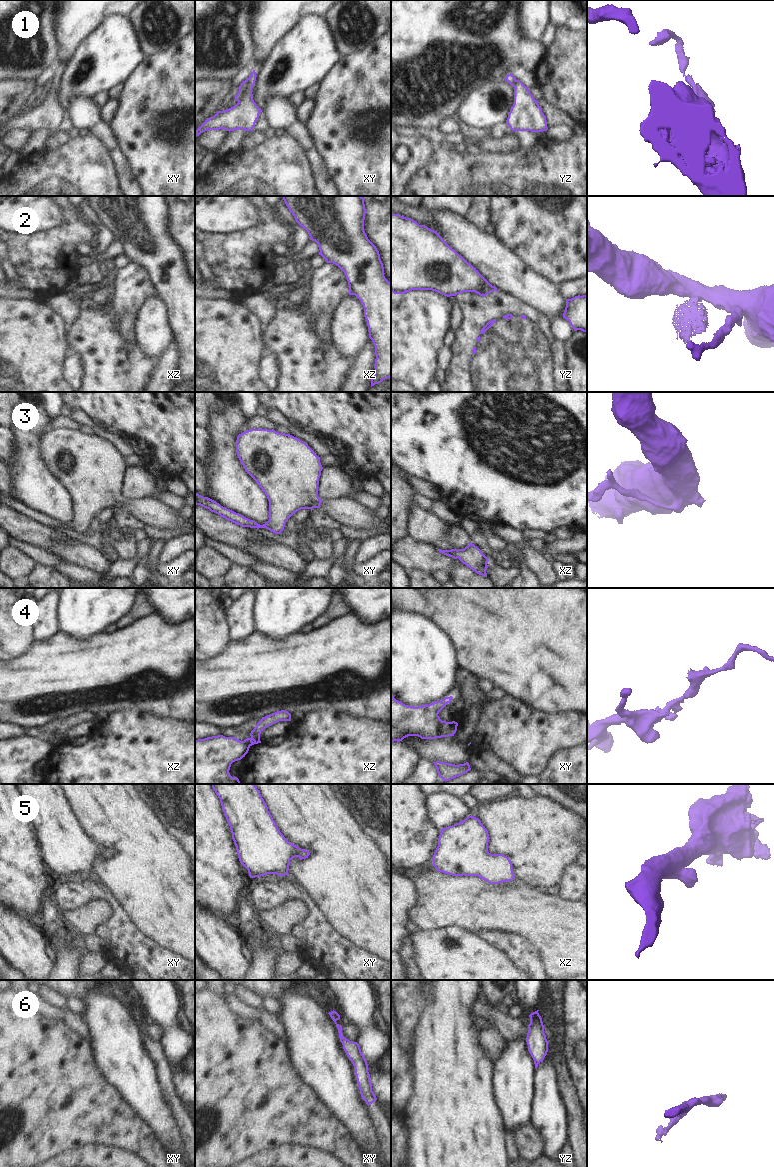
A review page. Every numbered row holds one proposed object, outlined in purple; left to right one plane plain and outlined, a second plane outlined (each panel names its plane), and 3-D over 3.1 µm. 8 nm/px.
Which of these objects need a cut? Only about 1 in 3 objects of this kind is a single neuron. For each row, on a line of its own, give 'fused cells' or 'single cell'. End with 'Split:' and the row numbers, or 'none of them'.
1: fused cells
2: fused cells
3: single cell
4: fused cells
5: single cell
6: single cell
Split: 1, 2, 4

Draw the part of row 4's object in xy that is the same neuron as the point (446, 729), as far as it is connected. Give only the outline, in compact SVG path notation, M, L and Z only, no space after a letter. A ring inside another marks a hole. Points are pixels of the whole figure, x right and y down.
M442 721L439 726L439 732L437 738L454 736L457 731L458 723L455 721L446 722Z

